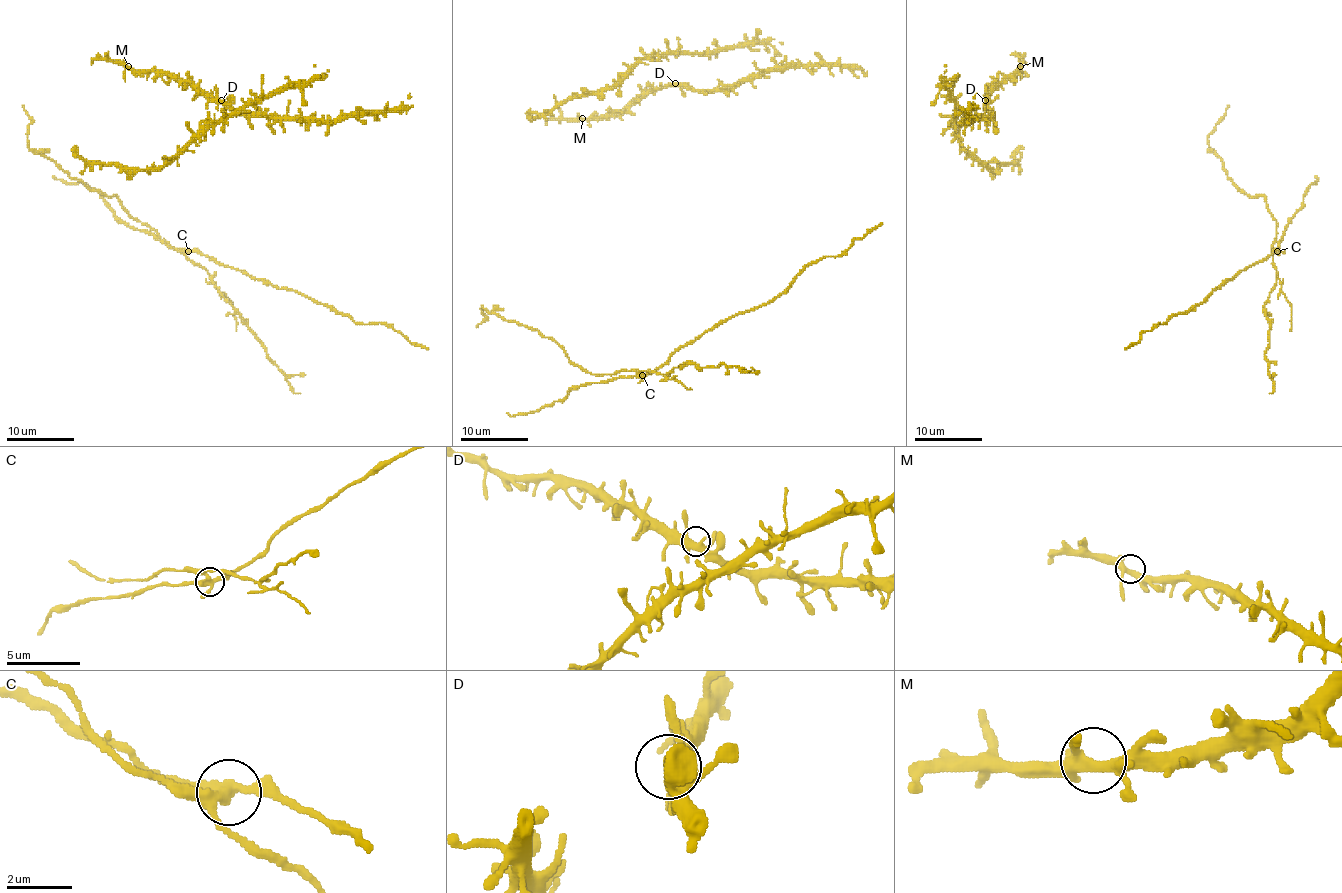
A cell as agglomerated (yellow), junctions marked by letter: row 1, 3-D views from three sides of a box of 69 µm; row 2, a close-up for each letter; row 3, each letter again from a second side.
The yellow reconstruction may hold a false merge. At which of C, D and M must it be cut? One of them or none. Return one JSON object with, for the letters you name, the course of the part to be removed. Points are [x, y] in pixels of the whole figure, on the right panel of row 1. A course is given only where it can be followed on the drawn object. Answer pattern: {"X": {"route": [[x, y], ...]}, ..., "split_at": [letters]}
{"C": {"route": [[1278, 252], [1273, 250], [1276, 221], [1266, 199], [1241, 191], [1209, 147], [1207, 135], [1229, 105]]}, "split_at": ["C"]}

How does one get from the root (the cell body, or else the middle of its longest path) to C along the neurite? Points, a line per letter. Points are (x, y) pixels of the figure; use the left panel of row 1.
C: (44, 149), (41, 152), (71, 177), (91, 189), (116, 196), (133, 218), (147, 223), (167, 245), (189, 252)

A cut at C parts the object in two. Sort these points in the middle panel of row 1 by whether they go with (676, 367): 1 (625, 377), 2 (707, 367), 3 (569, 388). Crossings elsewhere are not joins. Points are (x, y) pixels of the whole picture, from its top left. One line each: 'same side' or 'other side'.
1: other side
2: same side
3: other side

